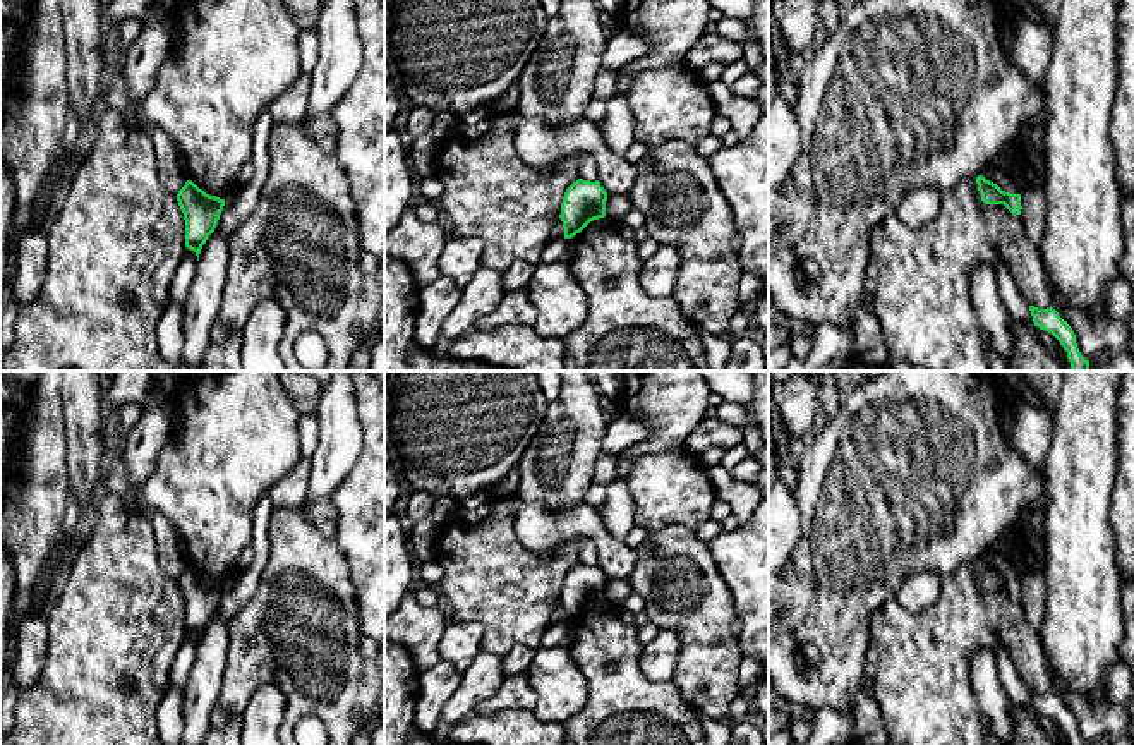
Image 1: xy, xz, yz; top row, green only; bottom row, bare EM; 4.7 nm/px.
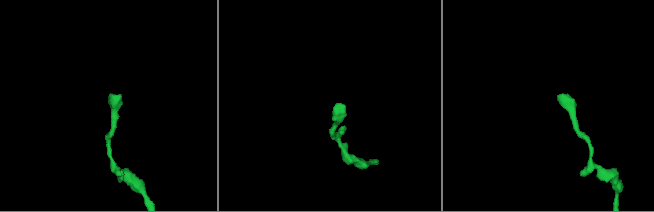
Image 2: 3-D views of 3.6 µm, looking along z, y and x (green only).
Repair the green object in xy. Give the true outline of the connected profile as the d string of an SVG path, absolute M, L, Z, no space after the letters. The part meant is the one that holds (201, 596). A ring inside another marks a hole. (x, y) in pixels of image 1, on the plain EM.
M192 565L177 578L178 591L185 604L185 632L199 639L208 621L214 616L225 584L206 578Z

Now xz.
M578 563L573 566L561 587L561 606L564 623L580 618L590 606L606 601L607 577L599 565L590 566Z

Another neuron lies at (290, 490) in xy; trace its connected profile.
M300 458L274 486L269 489L271 501L276 506L300 508L305 501L311 479L311 458Z

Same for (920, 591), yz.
M932 570L909 575L896 592L896 601L909 613L921 613L940 596L940 575Z

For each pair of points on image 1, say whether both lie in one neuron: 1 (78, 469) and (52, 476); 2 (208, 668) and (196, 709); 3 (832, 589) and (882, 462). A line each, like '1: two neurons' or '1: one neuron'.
1: two neurons
2: one neuron
3: one neuron

